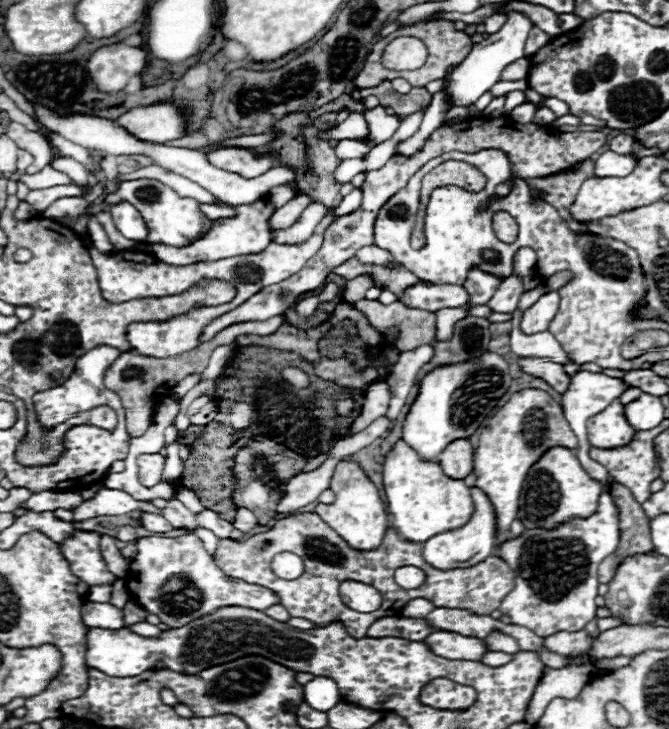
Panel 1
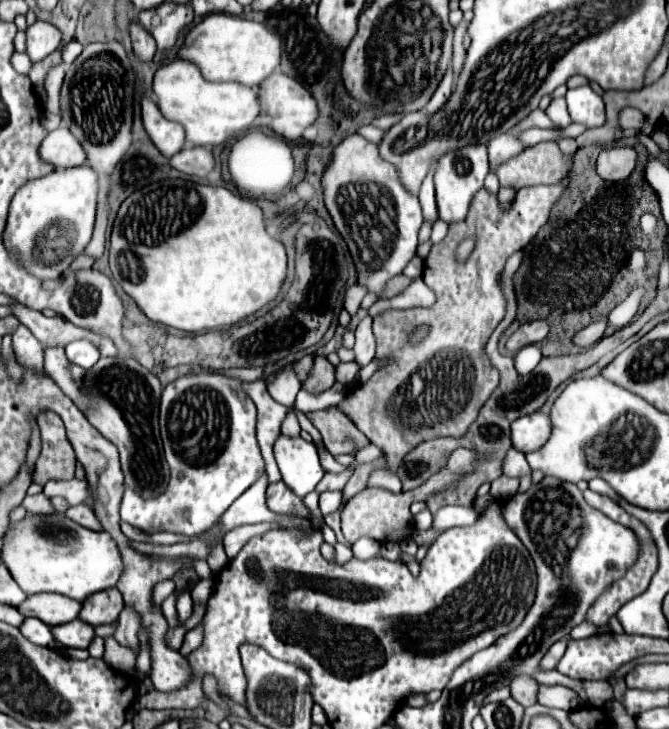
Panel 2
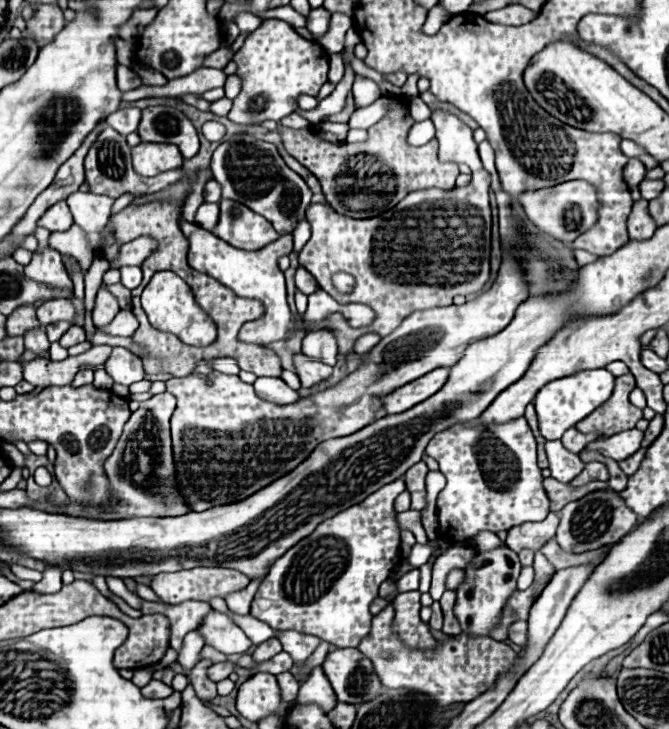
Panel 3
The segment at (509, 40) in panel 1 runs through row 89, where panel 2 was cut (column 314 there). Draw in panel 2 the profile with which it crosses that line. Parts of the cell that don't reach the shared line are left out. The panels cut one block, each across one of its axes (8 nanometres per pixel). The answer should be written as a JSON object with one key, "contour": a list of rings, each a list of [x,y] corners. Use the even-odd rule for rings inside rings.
{"contour":[[[278,436],[274,444],[274,456],[282,474],[282,482],[304,500],[306,494],[314,492],[324,476],[318,460],[316,446],[312,442],[298,438]]]}

